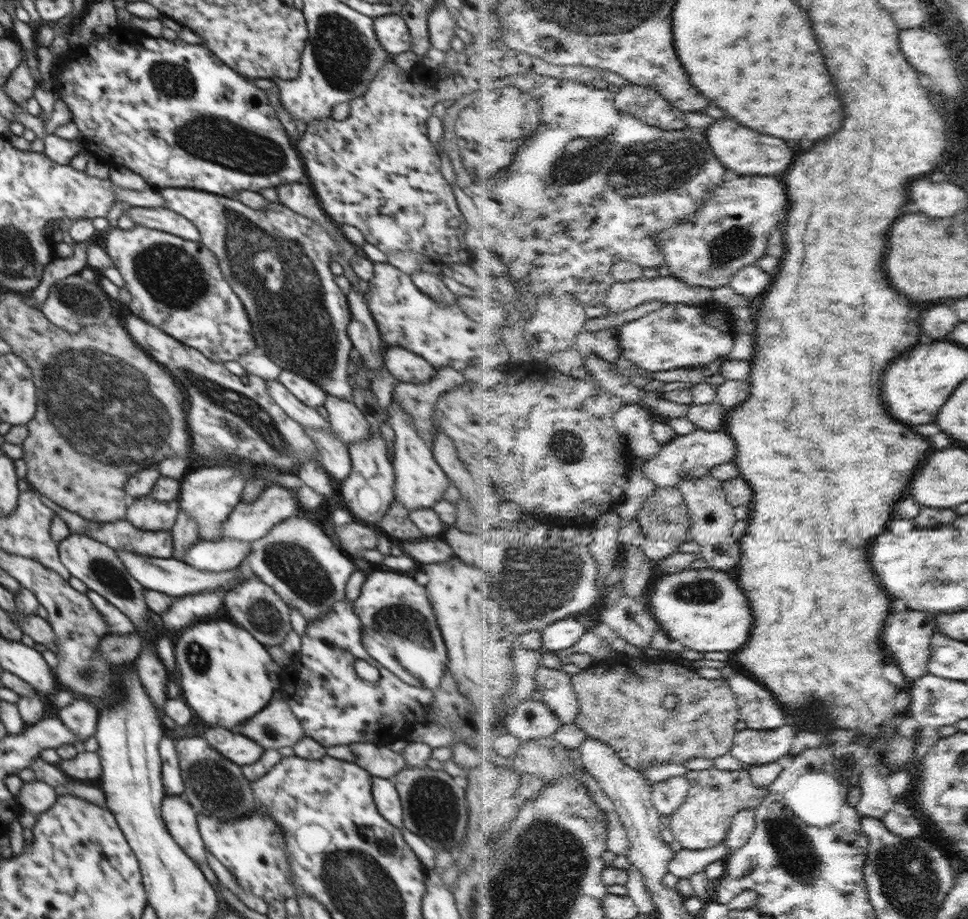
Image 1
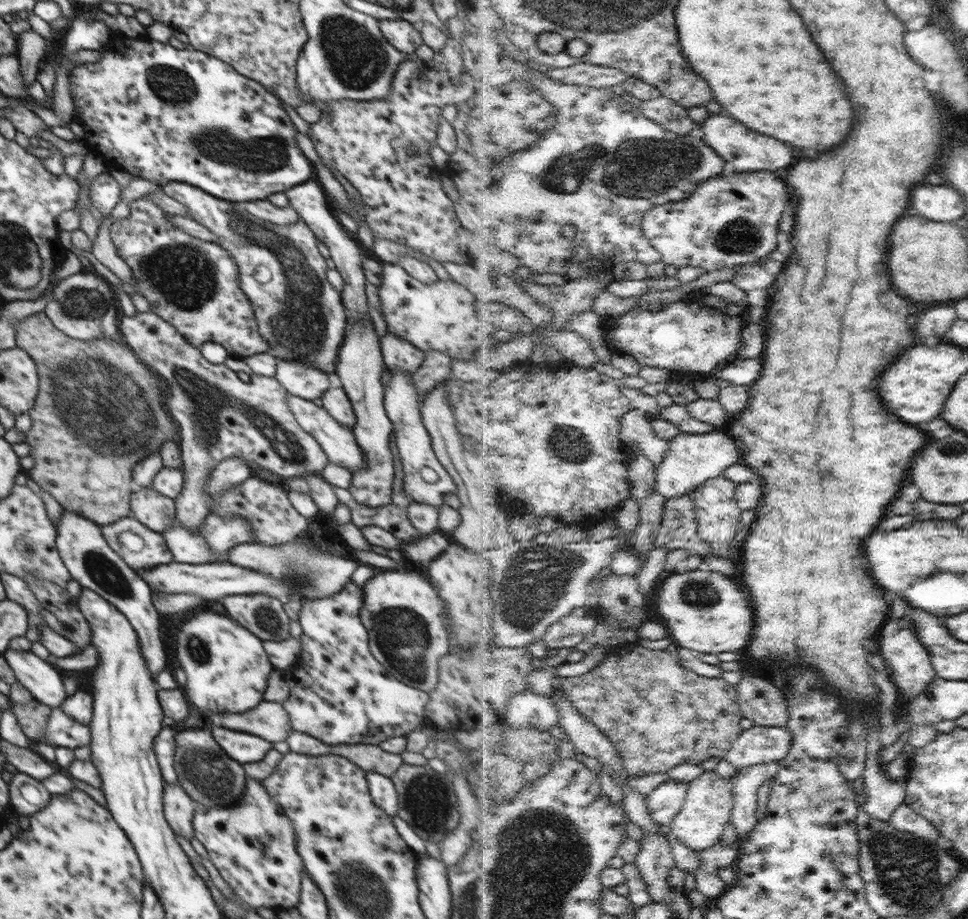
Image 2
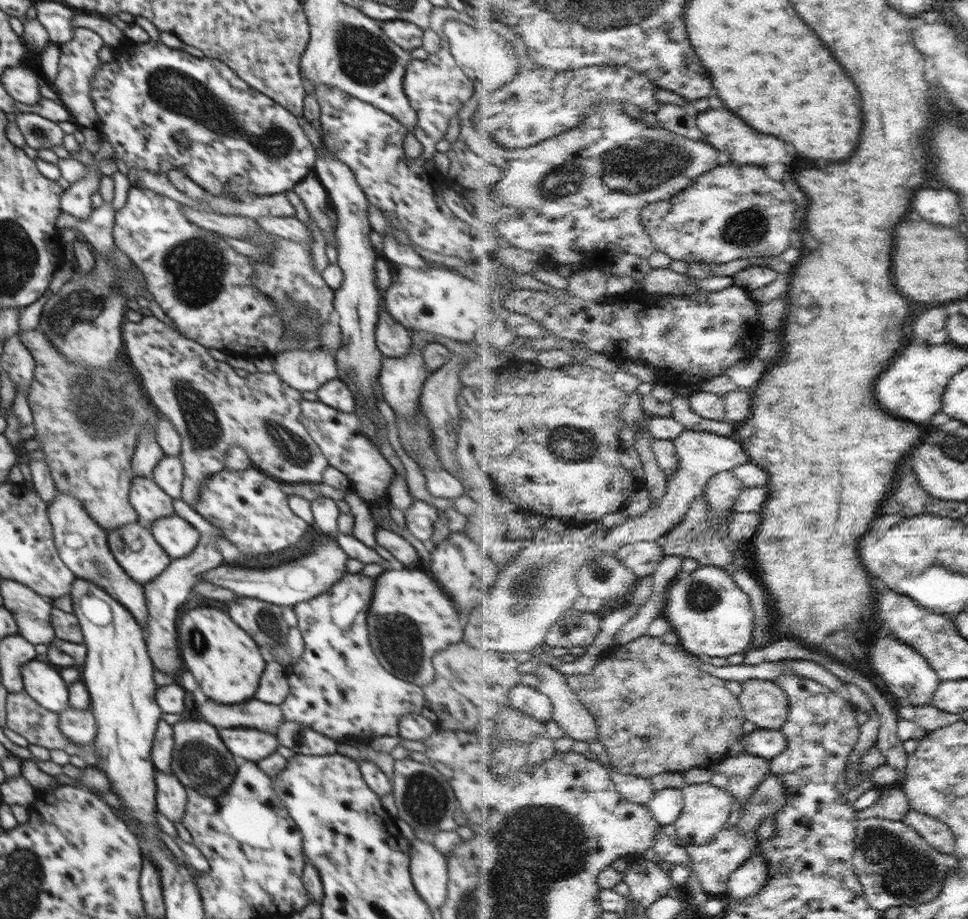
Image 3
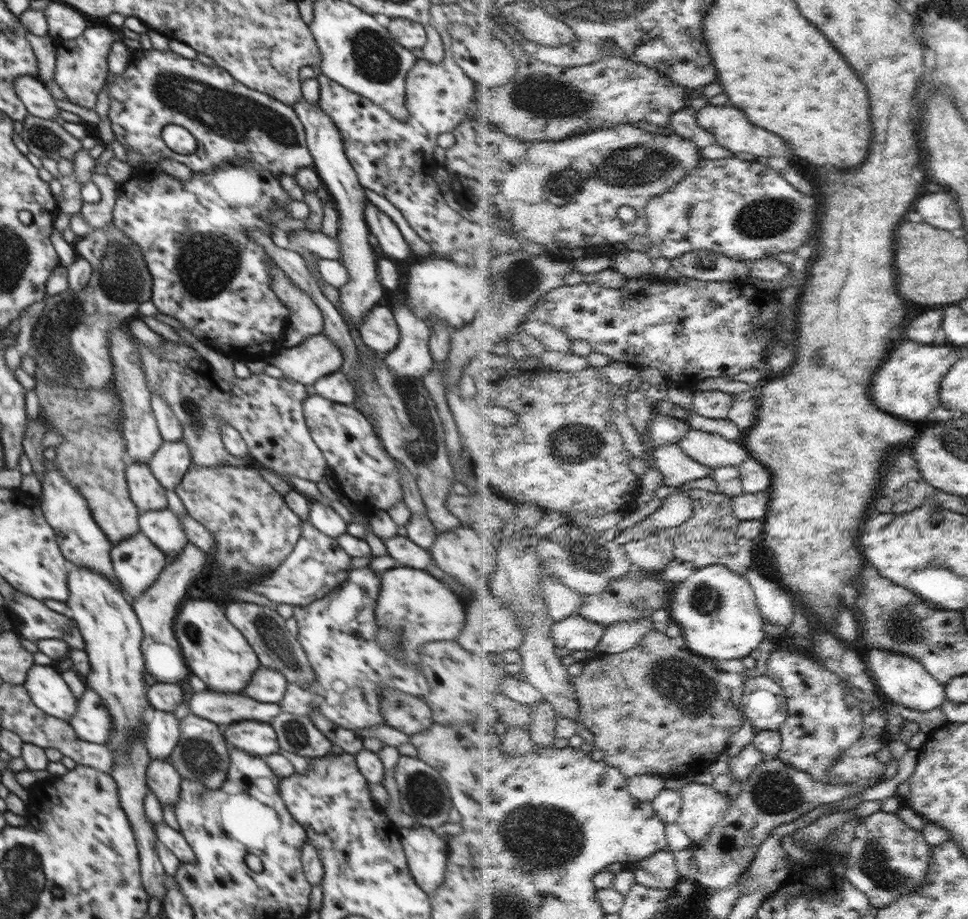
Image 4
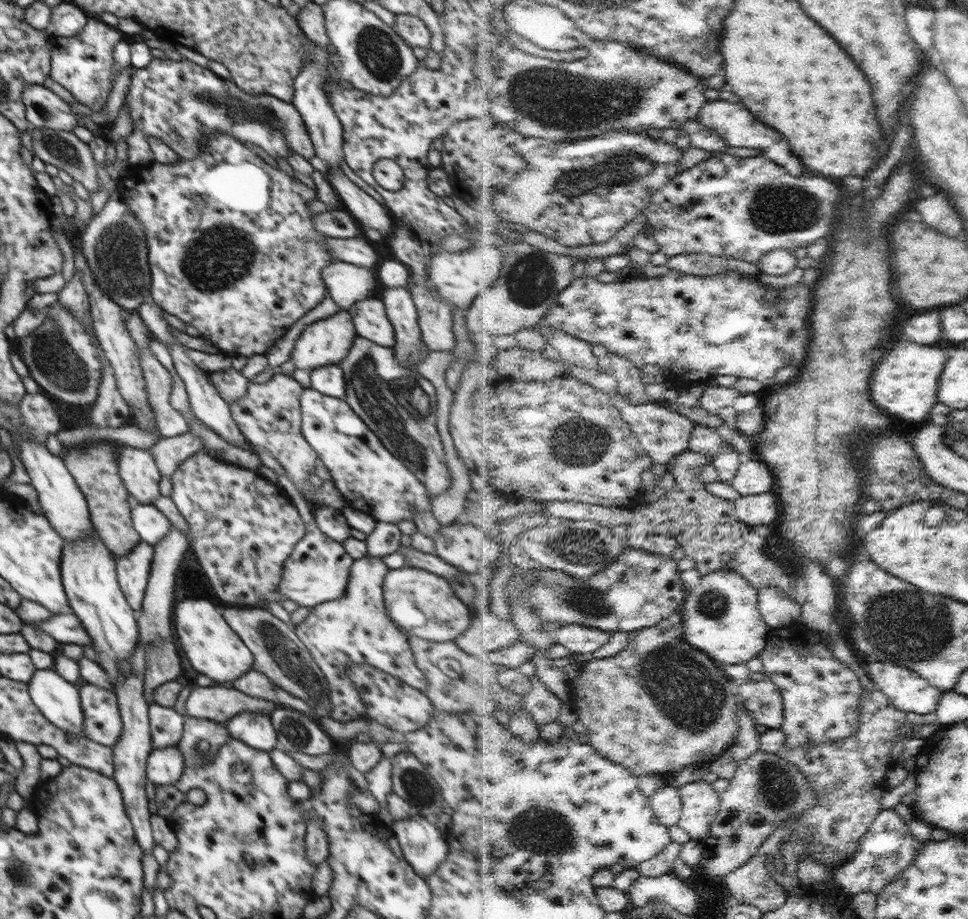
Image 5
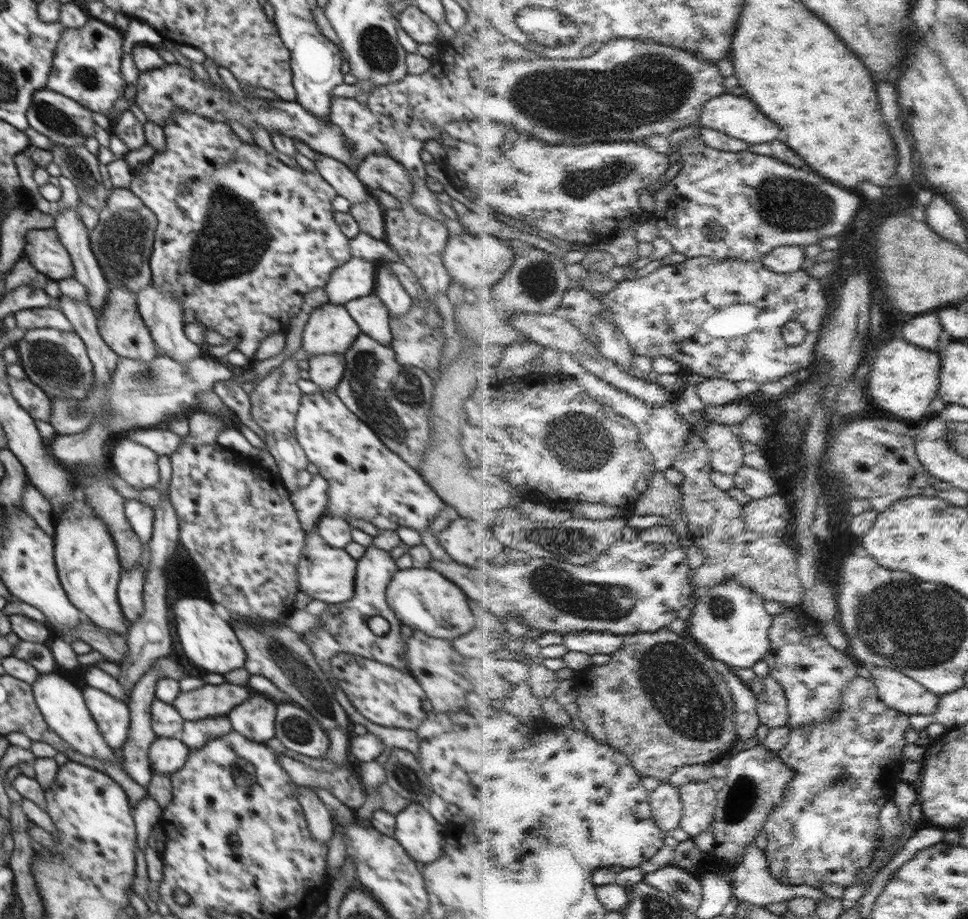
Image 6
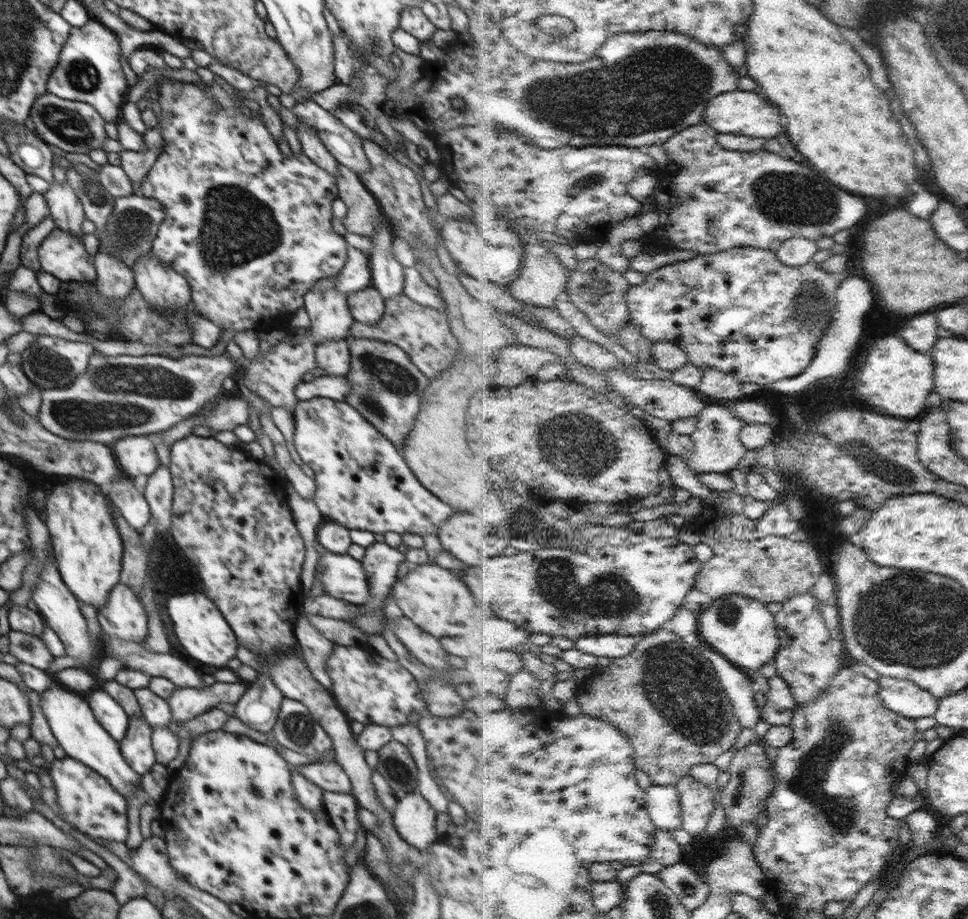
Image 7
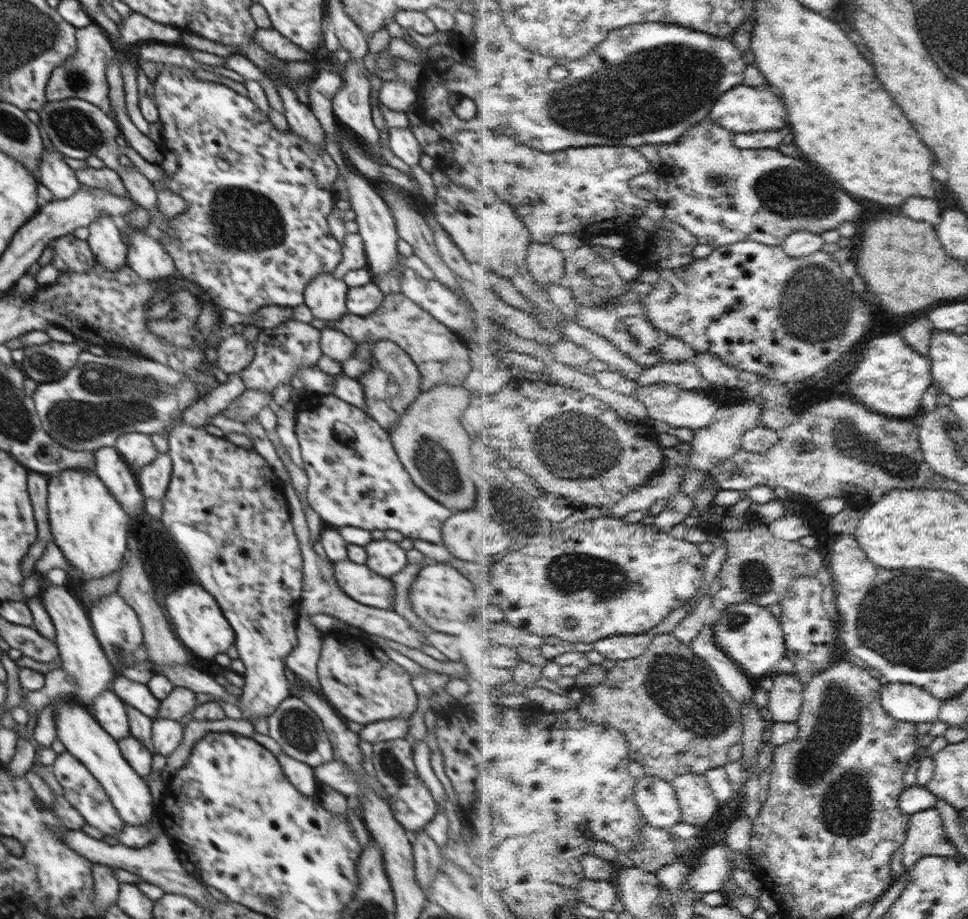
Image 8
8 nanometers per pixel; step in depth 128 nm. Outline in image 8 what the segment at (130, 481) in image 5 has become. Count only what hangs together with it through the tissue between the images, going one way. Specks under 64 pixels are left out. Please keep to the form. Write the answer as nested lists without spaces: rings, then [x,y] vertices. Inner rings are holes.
[[[144,433],[122,434],[116,439],[115,447],[122,459],[135,471],[152,463],[158,455],[150,435]]]

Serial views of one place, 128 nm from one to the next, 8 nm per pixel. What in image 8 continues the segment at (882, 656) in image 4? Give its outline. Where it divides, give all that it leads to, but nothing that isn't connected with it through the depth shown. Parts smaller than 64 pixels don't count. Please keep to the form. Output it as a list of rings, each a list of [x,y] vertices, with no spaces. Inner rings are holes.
[[[888,683],[883,686],[883,705],[898,720],[906,722],[932,722],[941,712],[937,695],[922,686],[910,683]]]

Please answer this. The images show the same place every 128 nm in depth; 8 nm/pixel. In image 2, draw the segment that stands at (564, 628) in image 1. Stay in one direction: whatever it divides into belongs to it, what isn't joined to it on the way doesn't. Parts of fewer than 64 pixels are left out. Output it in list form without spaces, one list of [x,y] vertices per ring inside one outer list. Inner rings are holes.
[[[574,613],[568,619],[553,625],[544,640],[550,649],[572,648],[578,646],[587,634],[594,634],[598,624],[598,620],[592,616]]]

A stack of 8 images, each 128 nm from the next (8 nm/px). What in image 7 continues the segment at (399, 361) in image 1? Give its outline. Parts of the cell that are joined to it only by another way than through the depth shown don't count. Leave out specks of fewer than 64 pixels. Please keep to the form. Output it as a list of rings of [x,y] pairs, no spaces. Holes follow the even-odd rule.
[[[373,286],[350,293],[347,303],[353,318],[358,322],[374,325],[384,315],[385,300]]]

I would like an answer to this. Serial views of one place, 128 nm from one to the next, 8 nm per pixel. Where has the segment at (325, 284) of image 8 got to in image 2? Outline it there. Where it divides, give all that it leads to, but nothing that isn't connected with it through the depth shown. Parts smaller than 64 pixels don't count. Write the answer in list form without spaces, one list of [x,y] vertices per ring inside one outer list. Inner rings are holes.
[[[278,359],[275,377],[289,394],[309,401],[321,398],[330,389],[328,374],[300,361]]]

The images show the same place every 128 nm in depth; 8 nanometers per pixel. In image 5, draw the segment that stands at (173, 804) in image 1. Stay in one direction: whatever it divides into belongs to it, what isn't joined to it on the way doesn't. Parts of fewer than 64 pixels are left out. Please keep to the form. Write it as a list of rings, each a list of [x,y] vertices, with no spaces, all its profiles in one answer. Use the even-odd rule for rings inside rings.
[[[177,745],[153,748],[147,760],[147,779],[155,785],[173,785],[185,767],[184,755]]]

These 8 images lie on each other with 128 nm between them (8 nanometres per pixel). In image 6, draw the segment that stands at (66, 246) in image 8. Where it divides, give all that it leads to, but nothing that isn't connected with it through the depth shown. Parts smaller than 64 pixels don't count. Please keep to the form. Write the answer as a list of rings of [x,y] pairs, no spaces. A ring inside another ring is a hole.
[[[56,229],[30,230],[23,252],[34,268],[48,279],[75,278],[70,253],[60,242]]]

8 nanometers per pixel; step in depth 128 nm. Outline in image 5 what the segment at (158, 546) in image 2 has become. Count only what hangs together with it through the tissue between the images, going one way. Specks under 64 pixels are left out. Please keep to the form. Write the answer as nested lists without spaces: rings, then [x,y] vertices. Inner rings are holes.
[[[142,541],[127,556],[114,555],[114,558],[117,563],[117,580],[121,592],[131,610],[139,613],[151,572],[153,546]]]

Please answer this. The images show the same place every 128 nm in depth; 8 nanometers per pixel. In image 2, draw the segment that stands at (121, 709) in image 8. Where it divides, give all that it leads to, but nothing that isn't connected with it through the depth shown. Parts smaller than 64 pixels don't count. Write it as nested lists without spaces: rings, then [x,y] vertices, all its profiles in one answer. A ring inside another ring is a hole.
[[[61,708],[51,709],[46,724],[46,742],[54,747],[68,749],[89,746],[91,743],[91,728],[86,723],[80,723]]]

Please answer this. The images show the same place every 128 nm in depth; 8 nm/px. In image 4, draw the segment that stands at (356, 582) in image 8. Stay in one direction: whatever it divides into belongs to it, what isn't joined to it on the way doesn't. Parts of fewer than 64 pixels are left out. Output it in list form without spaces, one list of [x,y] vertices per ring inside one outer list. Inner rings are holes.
[[[306,520],[303,521],[300,539],[283,564],[270,575],[270,578],[260,578],[254,583],[246,583],[246,589],[270,599],[276,606],[286,604],[304,608],[310,605],[310,602],[321,601],[338,589],[352,569],[352,560],[353,558],[338,545],[337,538],[326,536]]]

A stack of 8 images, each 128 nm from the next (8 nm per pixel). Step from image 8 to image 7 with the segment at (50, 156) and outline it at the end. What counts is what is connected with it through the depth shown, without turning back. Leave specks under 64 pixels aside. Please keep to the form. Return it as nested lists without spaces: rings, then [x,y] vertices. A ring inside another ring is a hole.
[[[52,179],[50,187],[44,193],[46,205],[51,213],[53,227],[68,231],[76,237],[82,237],[81,225],[85,219],[82,204],[68,181],[58,182]]]

